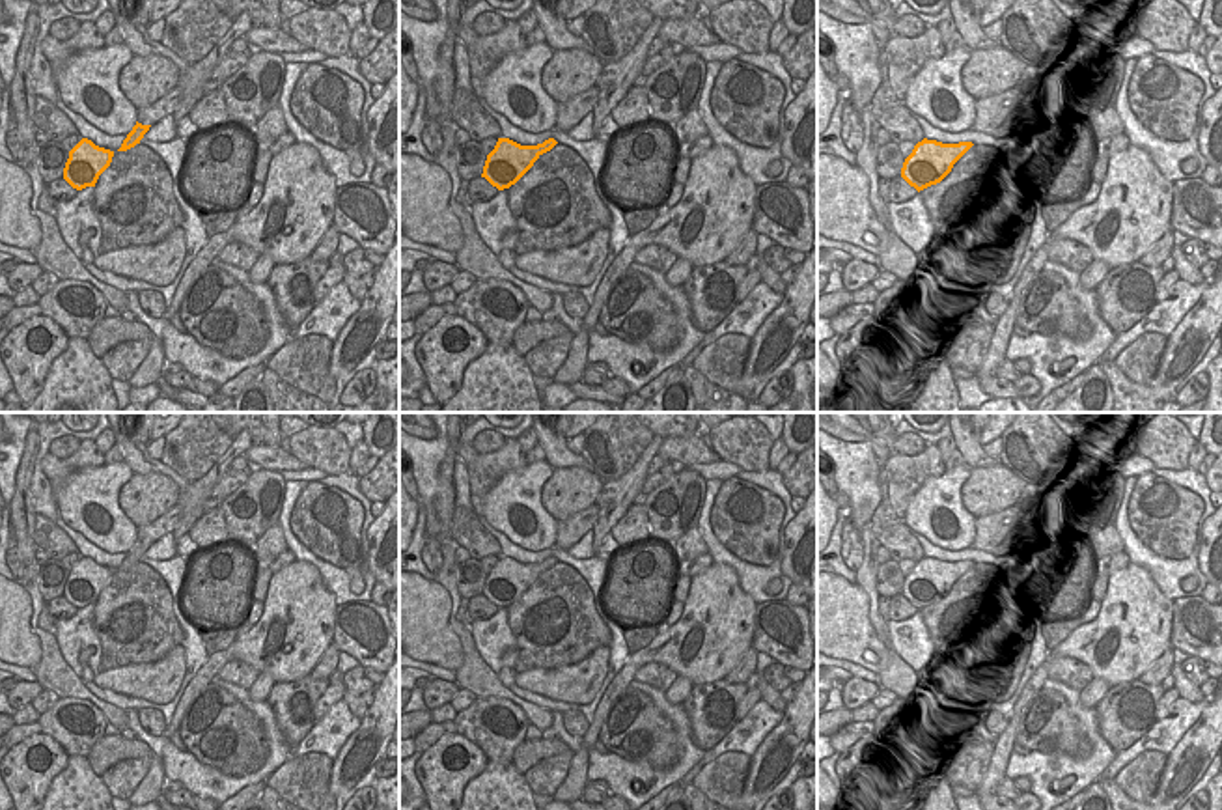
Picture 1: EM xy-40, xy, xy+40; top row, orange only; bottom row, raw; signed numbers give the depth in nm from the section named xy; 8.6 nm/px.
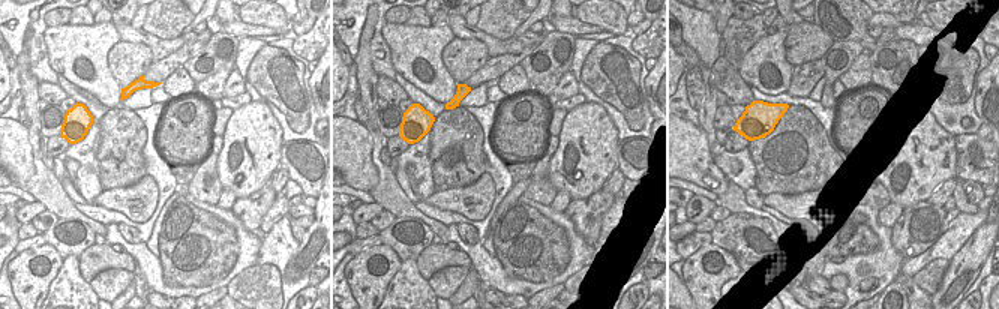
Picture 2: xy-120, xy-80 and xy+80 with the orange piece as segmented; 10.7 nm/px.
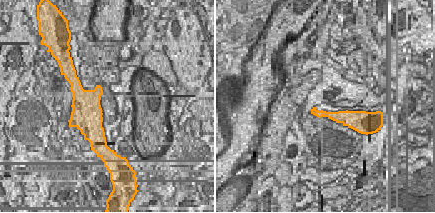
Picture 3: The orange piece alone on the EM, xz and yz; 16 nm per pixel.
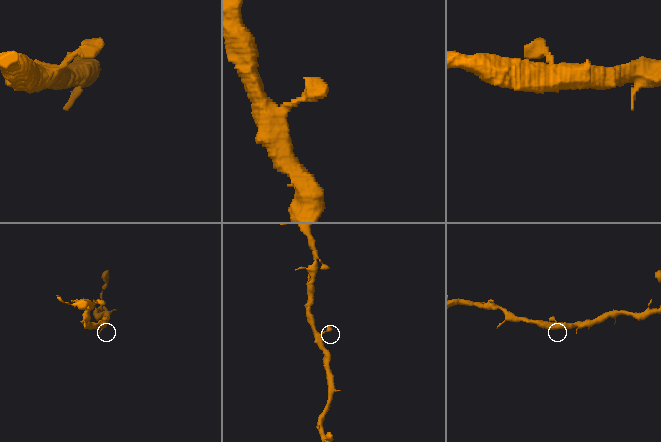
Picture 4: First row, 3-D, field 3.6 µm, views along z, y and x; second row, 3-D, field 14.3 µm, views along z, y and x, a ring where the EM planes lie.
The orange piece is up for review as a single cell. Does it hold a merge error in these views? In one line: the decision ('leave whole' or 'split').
leave whole

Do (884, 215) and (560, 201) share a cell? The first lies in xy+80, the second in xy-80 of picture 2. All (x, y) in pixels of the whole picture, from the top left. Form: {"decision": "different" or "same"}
{"decision": "same"}

